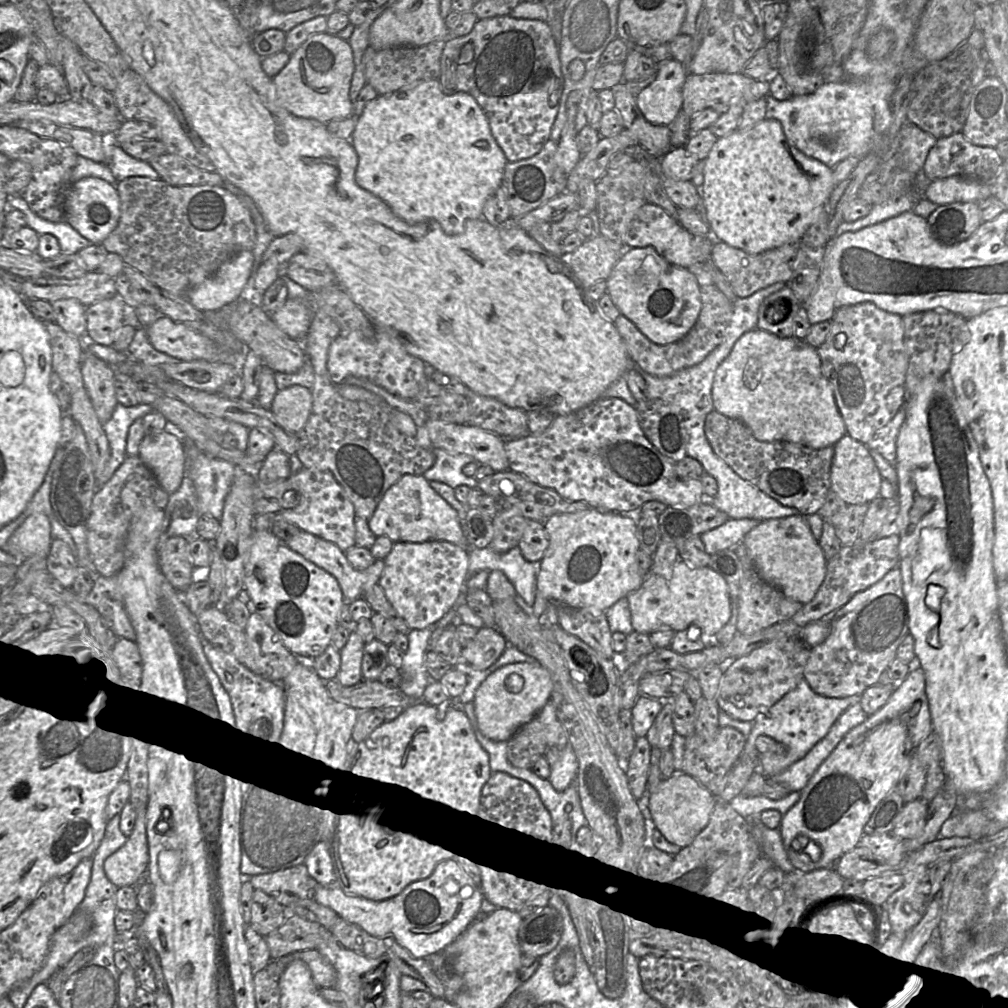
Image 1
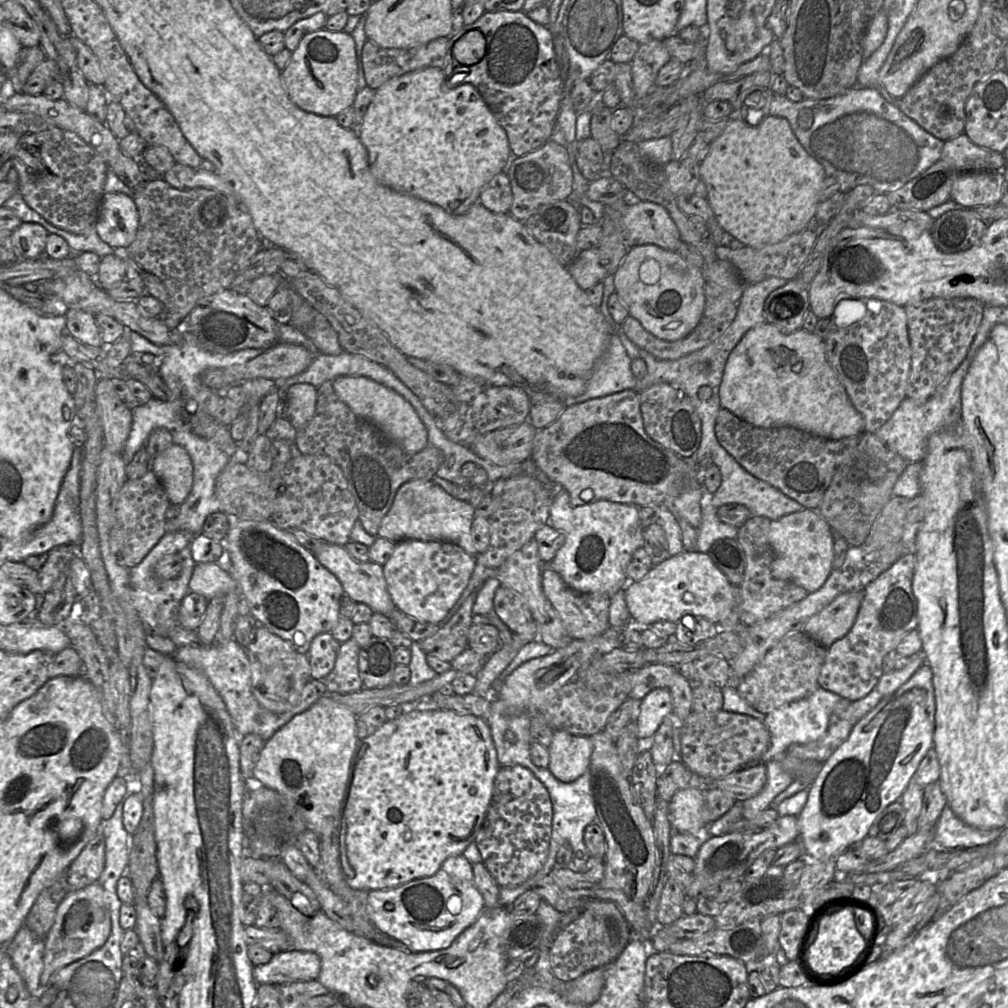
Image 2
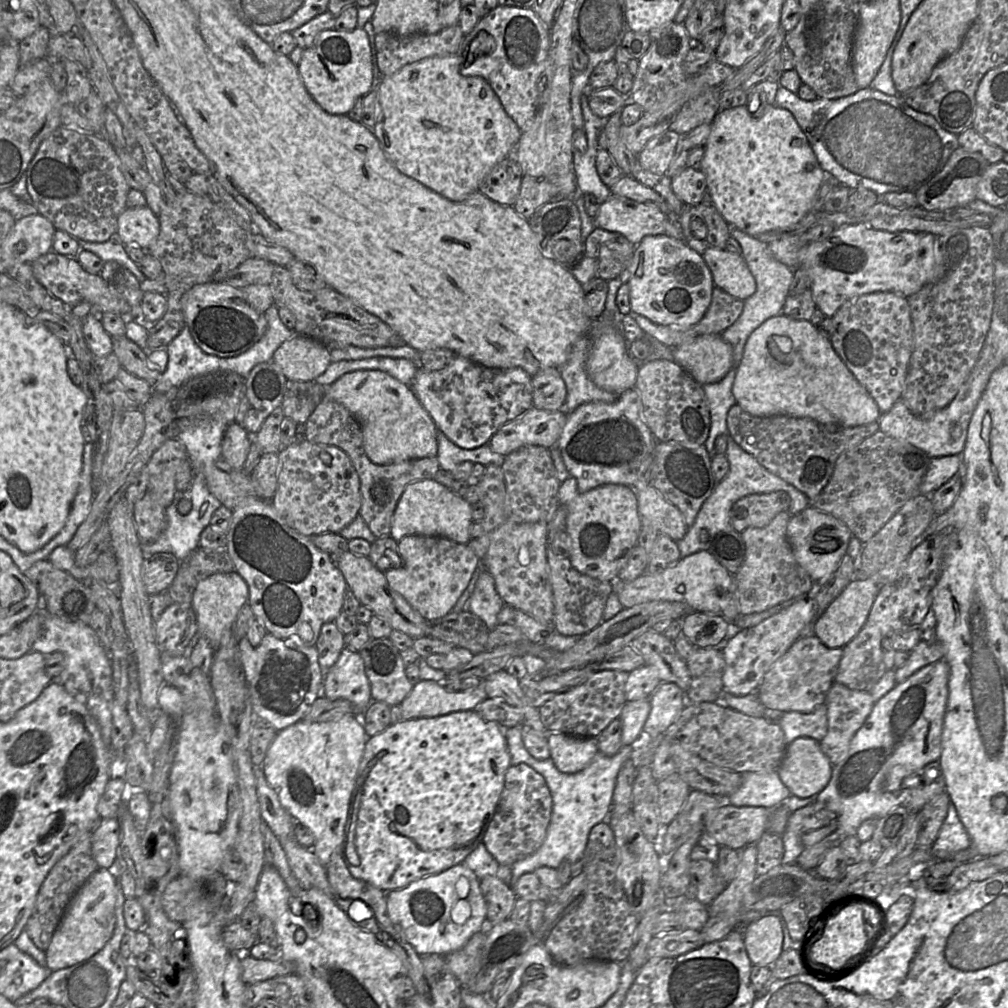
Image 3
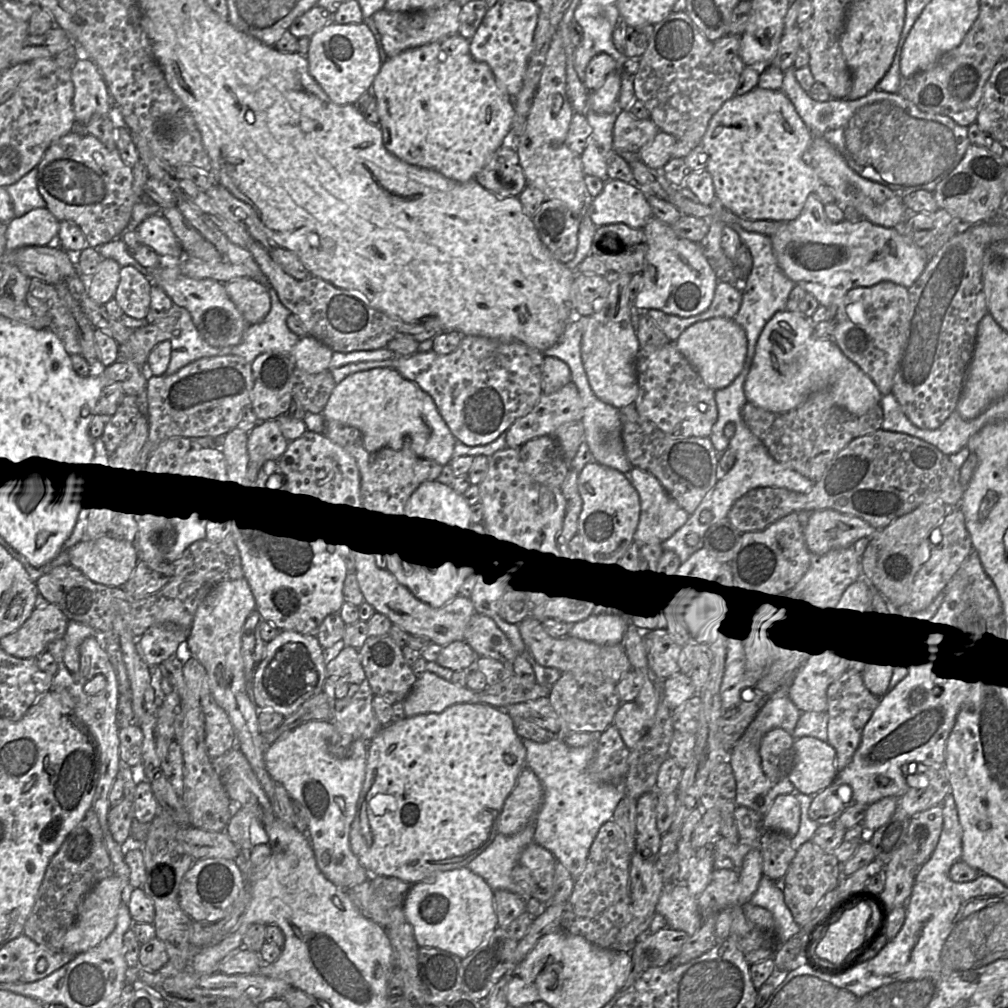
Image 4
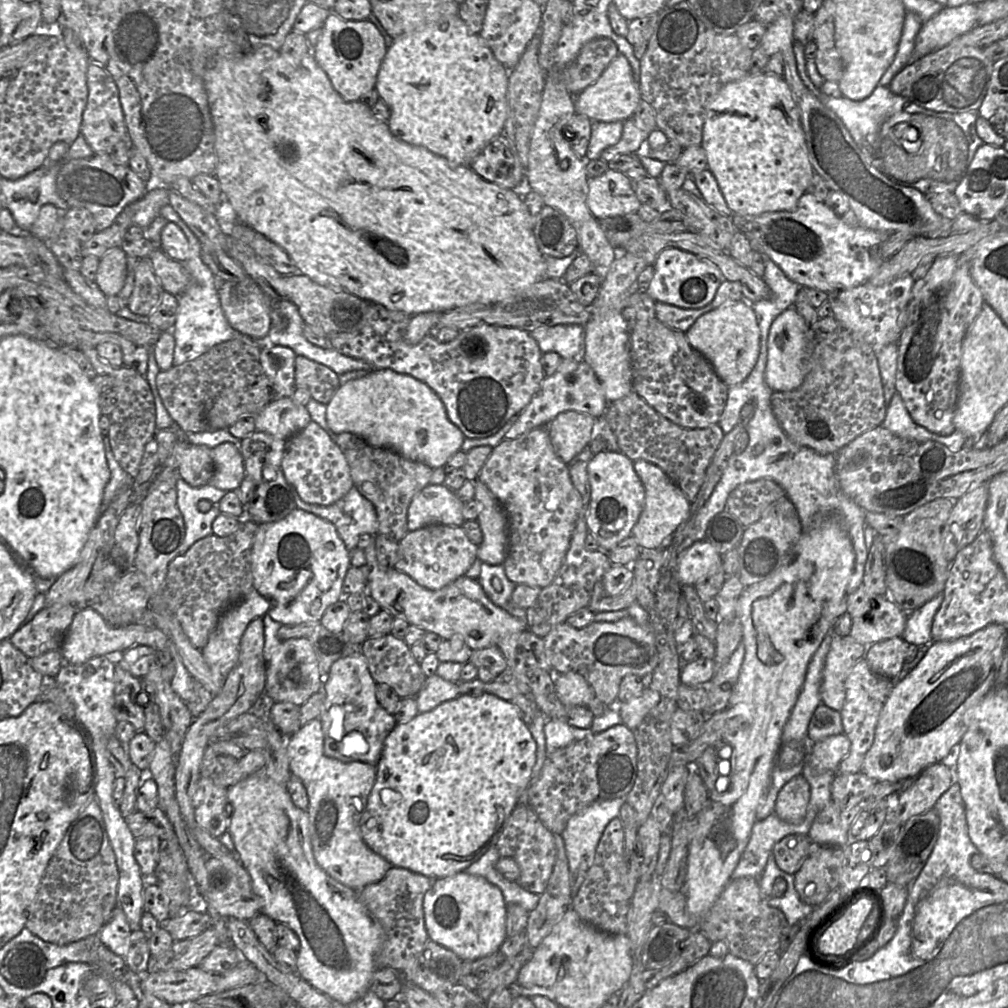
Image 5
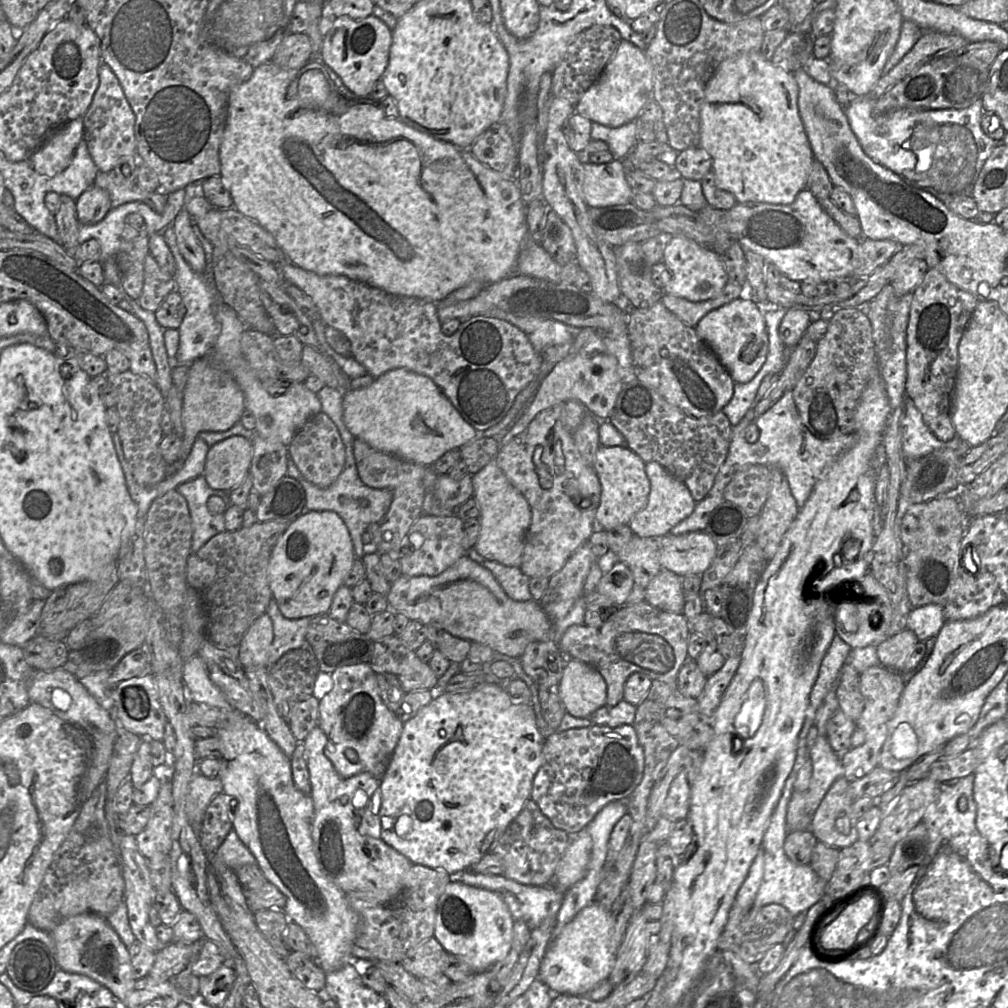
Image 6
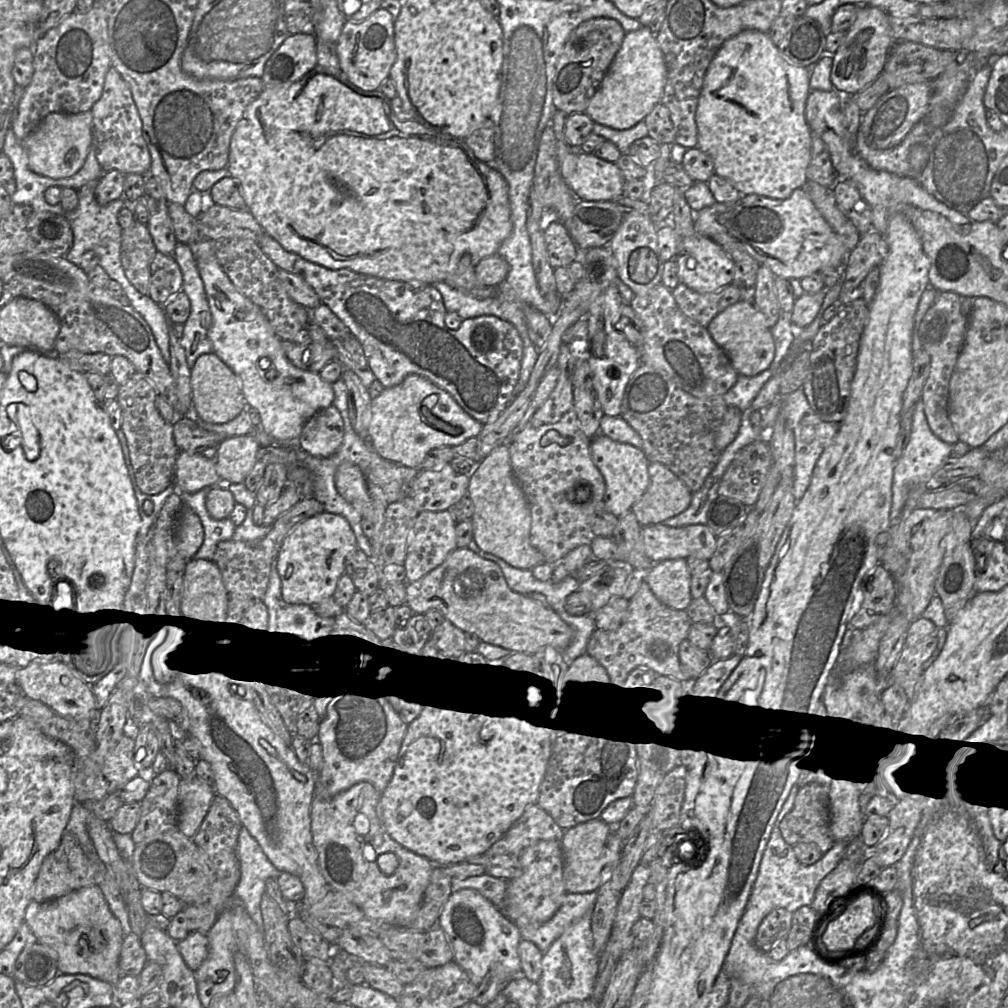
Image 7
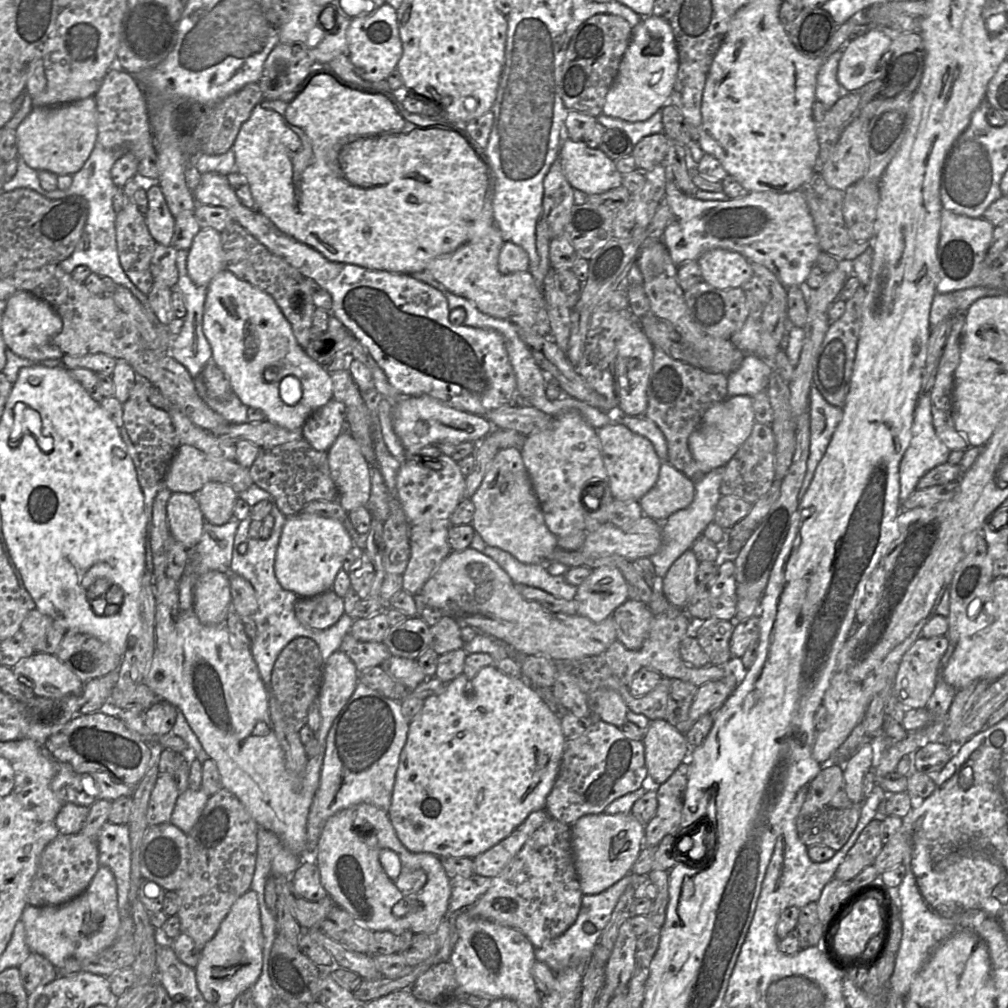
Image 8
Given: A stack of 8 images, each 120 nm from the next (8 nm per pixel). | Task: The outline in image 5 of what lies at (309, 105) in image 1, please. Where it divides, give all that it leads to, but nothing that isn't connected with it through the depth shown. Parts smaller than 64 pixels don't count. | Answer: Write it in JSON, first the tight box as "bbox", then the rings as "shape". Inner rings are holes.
{"bbox":[313,11,387,101],"shape":[[[331,11],[313,54],[342,98],[346,101],[359,101],[362,96],[375,88],[377,75],[387,51],[383,36],[369,19],[344,20]]]}

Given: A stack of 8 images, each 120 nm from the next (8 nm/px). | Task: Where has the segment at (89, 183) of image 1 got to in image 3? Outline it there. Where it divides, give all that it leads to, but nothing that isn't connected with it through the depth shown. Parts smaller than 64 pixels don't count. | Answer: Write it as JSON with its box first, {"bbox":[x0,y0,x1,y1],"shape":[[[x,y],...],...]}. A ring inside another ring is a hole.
{"bbox":[114,207,160,251],"shape":[[[127,207],[118,218],[114,237],[124,245],[135,245],[147,251],[160,233],[160,223],[149,207]]]}

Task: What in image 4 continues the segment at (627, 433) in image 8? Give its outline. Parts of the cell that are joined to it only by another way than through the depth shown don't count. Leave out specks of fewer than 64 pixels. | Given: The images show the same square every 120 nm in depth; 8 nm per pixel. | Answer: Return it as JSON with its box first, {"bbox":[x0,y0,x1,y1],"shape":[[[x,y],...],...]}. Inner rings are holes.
{"bbox":[577,461,640,568],"shape":[[[592,461],[578,475],[582,510],[577,534],[582,538],[584,557],[599,567],[612,568],[619,556],[634,542],[640,520],[640,497],[626,474]]]}

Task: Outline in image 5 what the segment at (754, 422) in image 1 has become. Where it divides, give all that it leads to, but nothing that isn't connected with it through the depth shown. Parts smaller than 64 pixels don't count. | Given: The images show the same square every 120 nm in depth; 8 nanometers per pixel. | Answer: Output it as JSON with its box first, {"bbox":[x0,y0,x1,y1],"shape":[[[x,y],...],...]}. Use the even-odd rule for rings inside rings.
{"bbox":[765,308,811,392],"shape":[[[788,308],[772,323],[768,335],[768,360],[765,370],[765,381],[774,392],[791,391],[799,387],[808,371],[811,354],[811,343],[804,319],[795,310]]]}

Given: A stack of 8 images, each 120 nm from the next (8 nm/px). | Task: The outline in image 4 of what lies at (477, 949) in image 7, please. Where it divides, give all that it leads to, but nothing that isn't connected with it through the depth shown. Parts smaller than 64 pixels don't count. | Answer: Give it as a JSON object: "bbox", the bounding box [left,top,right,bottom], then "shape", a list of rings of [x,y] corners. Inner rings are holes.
{"bbox":[404,866,498,959],"shape":[[[467,866],[441,871],[411,885],[404,914],[412,925],[420,948],[434,947],[464,959],[498,927],[493,903],[494,890]]]}

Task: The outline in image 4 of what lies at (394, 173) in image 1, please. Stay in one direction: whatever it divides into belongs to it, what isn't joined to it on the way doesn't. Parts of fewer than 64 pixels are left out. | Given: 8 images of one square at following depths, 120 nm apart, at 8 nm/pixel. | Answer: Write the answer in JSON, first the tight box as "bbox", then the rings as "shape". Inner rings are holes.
{"bbox":[372,34,513,182],"shape":[[[460,34],[387,58],[373,81],[372,96],[377,101],[378,125],[385,148],[408,164],[435,170],[457,182],[475,179],[489,158],[511,137],[513,98],[501,88],[487,63],[473,59],[470,40]]]}

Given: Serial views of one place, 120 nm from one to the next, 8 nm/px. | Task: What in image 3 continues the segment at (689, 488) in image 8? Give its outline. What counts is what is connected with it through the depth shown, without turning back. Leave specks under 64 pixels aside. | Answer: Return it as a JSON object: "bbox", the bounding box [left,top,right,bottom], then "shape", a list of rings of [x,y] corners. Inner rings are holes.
{"bbox":[634,484,688,541],"shape":[[[651,484],[634,489],[642,525],[651,526],[674,541],[682,539],[688,527],[680,510]]]}

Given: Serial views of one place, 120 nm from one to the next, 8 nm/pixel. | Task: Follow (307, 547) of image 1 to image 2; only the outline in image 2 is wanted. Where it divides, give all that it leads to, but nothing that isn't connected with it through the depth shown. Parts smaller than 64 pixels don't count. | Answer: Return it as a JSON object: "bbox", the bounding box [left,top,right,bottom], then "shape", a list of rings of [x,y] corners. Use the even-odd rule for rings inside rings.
{"bbox":[312,542,396,618],"shape":[[[320,542],[312,552],[318,561],[328,569],[341,583],[344,593],[355,603],[369,606],[374,613],[380,613],[390,618],[390,614],[396,608],[387,590],[383,573],[383,567],[372,562],[356,561],[343,546]]]}

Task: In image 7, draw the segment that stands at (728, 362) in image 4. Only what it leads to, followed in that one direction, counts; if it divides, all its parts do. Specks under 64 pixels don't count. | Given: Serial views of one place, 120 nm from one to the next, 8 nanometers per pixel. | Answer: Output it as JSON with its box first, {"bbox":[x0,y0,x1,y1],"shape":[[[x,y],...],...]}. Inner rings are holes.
{"bbox":[707,299,775,376],"shape":[[[742,299],[715,316],[707,327],[713,340],[728,355],[739,375],[756,376],[768,369],[775,356],[775,343],[761,312]]]}

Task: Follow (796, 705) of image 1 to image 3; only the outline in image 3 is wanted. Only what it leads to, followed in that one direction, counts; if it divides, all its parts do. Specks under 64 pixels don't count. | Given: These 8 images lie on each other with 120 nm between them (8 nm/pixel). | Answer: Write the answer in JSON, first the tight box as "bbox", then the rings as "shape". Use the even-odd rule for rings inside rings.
{"bbox":[779,703,828,744],"shape":[[[824,703],[811,712],[787,711],[779,719],[786,740],[790,744],[800,736],[809,736],[820,741],[828,731],[828,709]]]}

